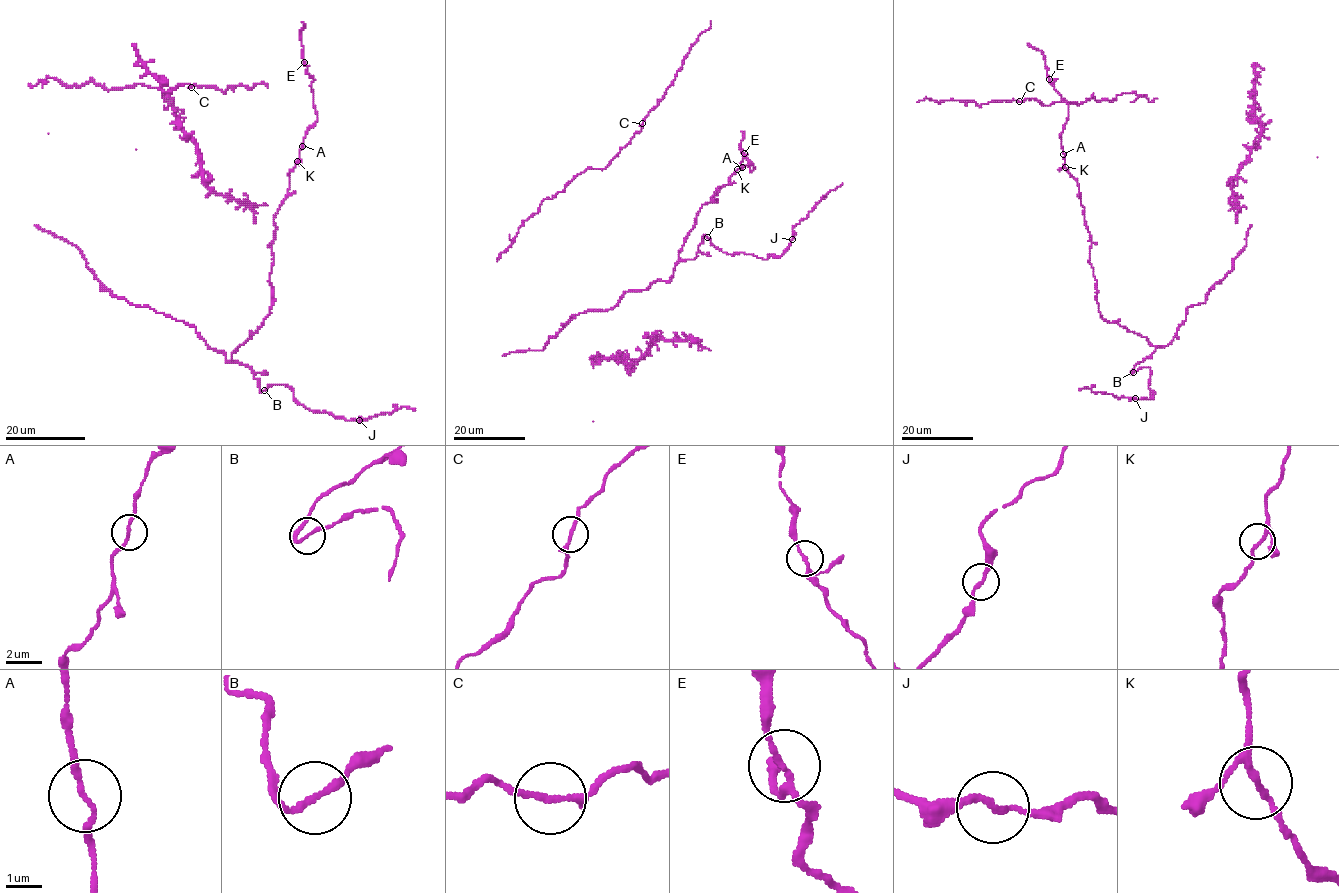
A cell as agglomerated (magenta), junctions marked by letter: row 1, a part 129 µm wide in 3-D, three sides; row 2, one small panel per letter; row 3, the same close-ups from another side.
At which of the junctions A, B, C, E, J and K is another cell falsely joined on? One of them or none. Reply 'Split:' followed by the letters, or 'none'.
Split: none

